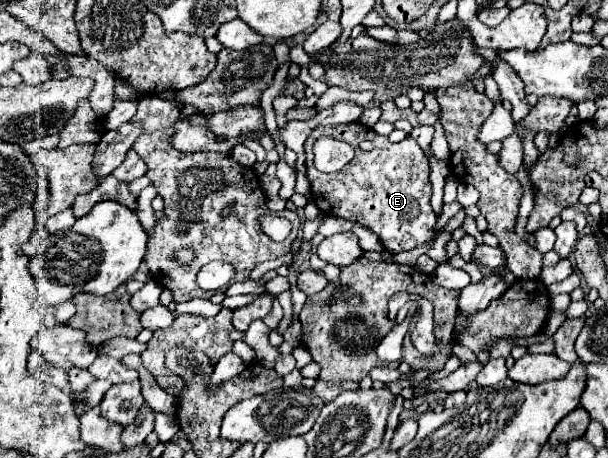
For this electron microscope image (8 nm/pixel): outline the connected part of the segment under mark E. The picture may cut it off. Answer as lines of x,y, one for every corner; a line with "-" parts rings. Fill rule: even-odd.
361,123
349,125
327,125
317,127
305,141
307,153
307,177
311,181
311,193
315,195
315,205
325,215
335,215
361,223
363,227
375,231
383,247
391,253
401,253
415,249
435,237
437,215
431,209
431,181
429,181
429,163
423,149
413,137
403,139
401,143
391,143
387,137
377,135
373,129
363,127
-
319,135
331,135
343,139
355,149
355,157
347,163
345,169
337,173
319,173
313,165
313,143
-
371,139
375,149
365,153
359,149
359,143

